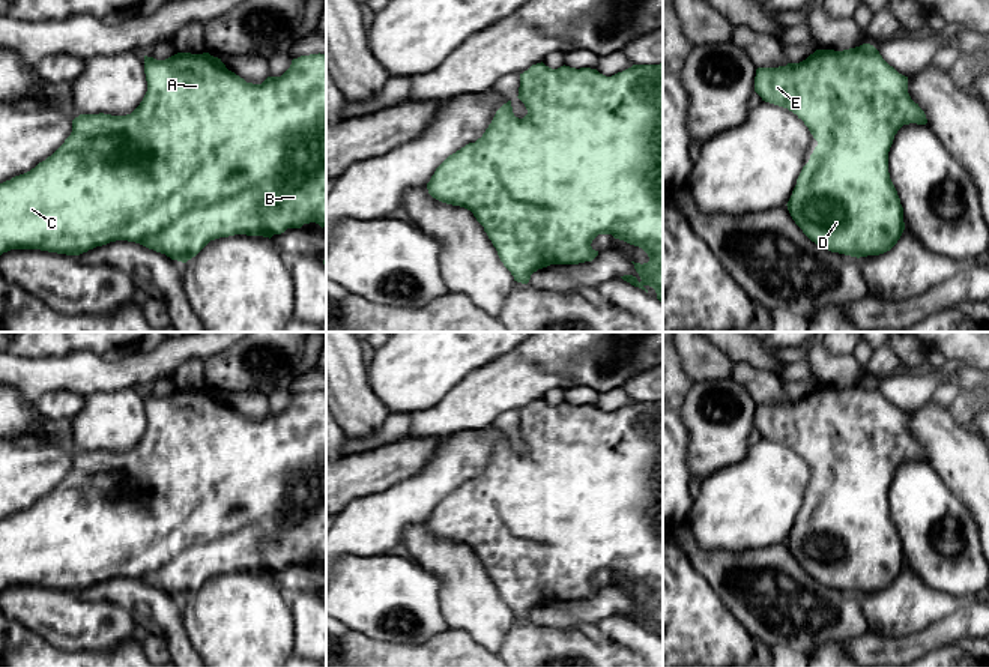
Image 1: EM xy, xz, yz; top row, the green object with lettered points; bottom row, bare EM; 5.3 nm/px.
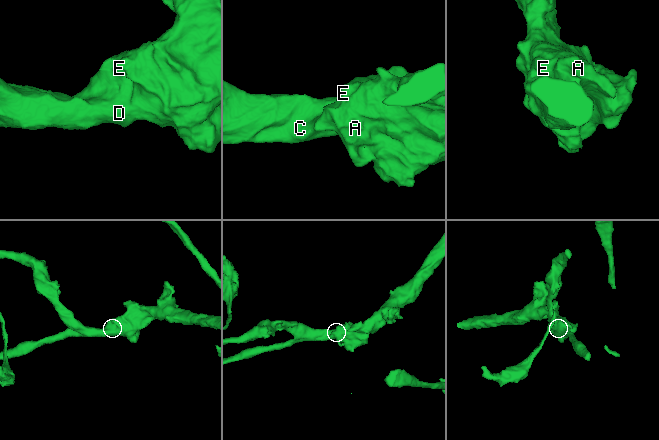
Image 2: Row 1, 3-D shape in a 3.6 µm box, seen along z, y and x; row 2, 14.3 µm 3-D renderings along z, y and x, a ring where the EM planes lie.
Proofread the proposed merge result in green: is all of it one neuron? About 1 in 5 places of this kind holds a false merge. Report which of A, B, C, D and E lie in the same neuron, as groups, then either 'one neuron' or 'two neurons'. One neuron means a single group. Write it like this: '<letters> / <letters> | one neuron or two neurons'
A B C D E | one neuron

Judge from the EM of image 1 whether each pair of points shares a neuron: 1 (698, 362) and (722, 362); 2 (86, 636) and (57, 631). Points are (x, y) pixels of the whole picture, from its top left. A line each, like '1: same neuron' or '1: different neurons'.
1: same neuron
2: same neuron

